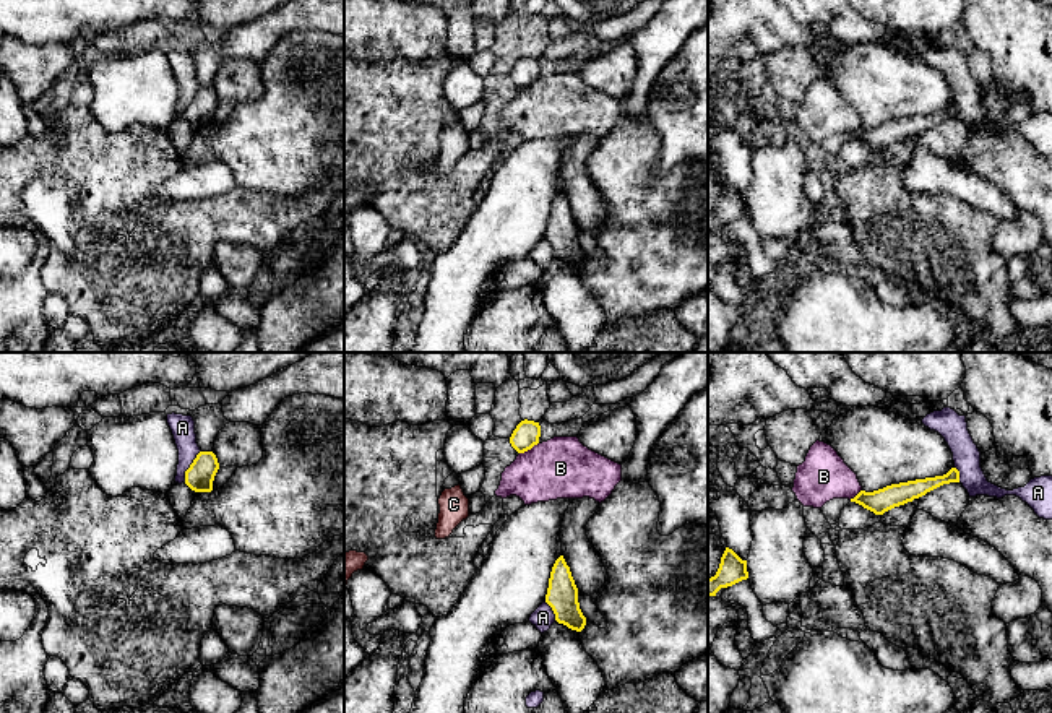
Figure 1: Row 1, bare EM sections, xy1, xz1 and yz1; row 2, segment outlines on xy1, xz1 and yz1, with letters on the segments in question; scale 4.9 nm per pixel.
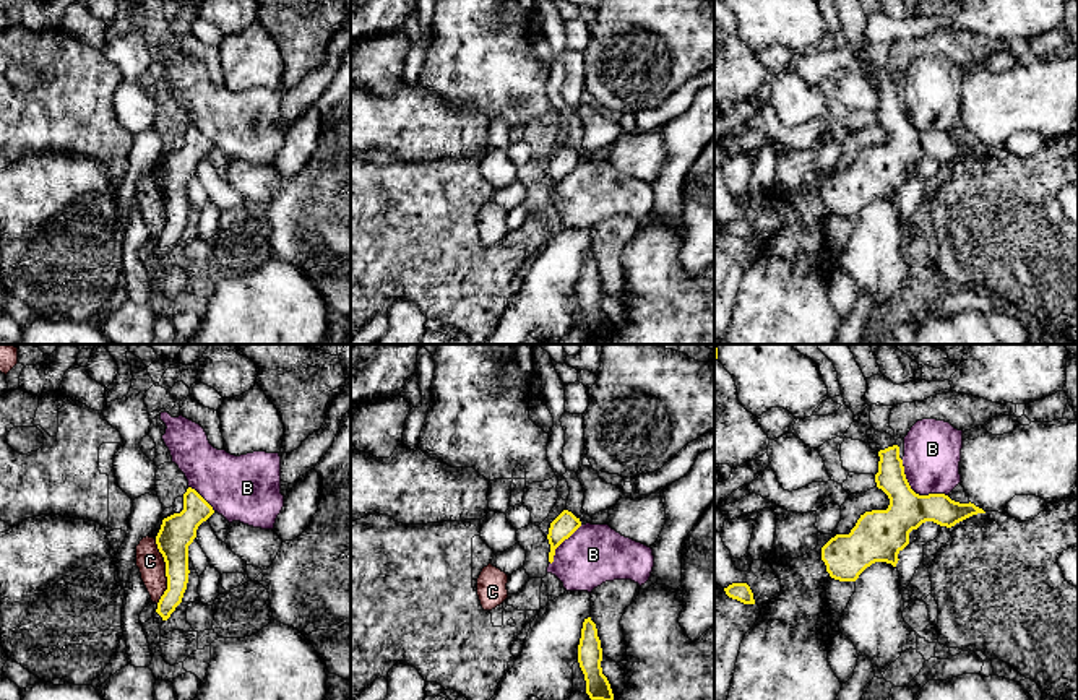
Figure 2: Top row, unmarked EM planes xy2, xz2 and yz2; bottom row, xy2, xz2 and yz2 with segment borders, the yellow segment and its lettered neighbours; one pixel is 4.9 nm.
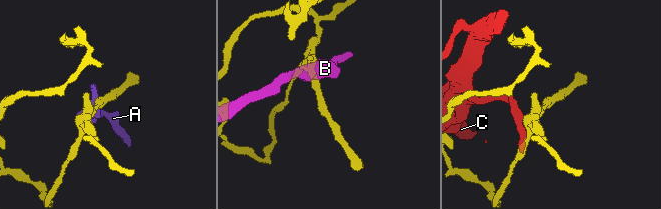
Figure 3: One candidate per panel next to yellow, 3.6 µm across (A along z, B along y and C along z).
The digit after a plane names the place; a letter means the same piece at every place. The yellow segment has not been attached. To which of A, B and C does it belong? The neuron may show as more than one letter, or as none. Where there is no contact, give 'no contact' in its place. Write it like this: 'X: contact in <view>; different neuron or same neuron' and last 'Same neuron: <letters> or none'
A: contact in xy1; different neuron
B: contact in yz2; different neuron
C: contact in xy2; different neuron
Same neuron: none

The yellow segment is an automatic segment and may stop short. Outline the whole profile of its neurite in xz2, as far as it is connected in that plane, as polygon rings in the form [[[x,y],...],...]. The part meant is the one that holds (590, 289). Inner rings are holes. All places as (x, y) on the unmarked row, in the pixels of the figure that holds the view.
[[[591,253],[584,255],[578,281],[578,299],[584,310],[586,330],[591,336],[612,338],[614,330],[601,304],[602,284],[596,260]]]

